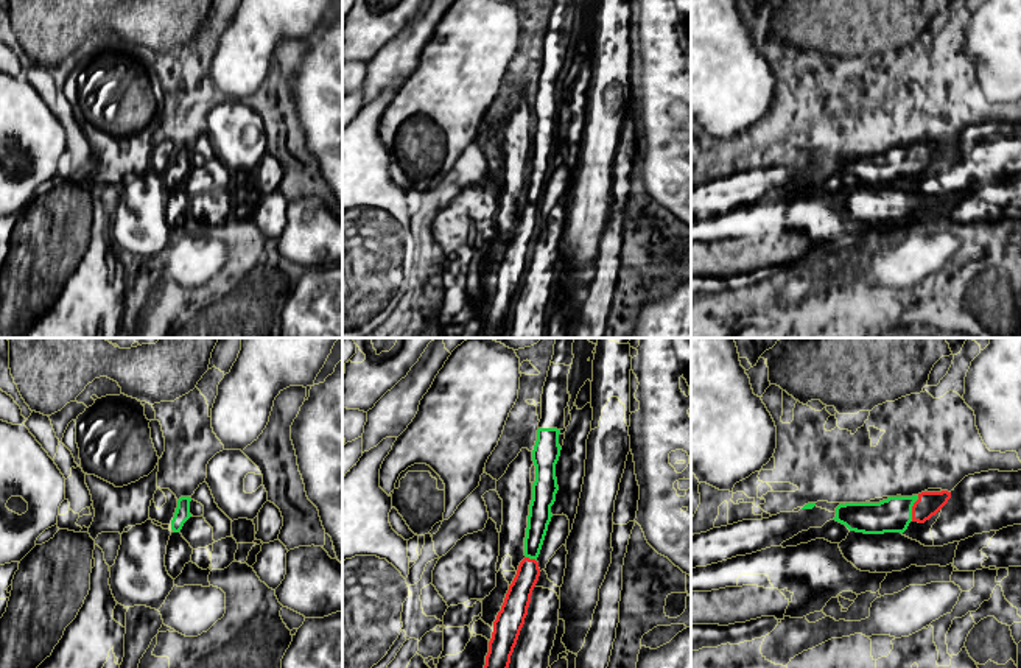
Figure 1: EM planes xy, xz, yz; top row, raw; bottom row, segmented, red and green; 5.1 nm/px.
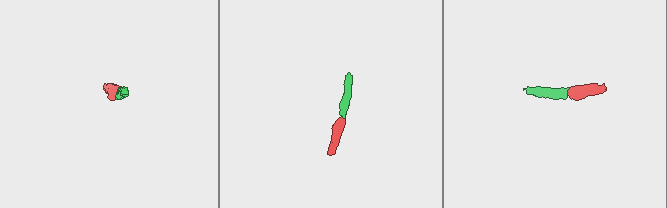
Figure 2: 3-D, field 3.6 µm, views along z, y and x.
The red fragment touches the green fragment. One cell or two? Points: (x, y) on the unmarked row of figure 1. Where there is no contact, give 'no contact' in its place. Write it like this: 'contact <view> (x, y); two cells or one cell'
contact yz (912, 159); one cell

